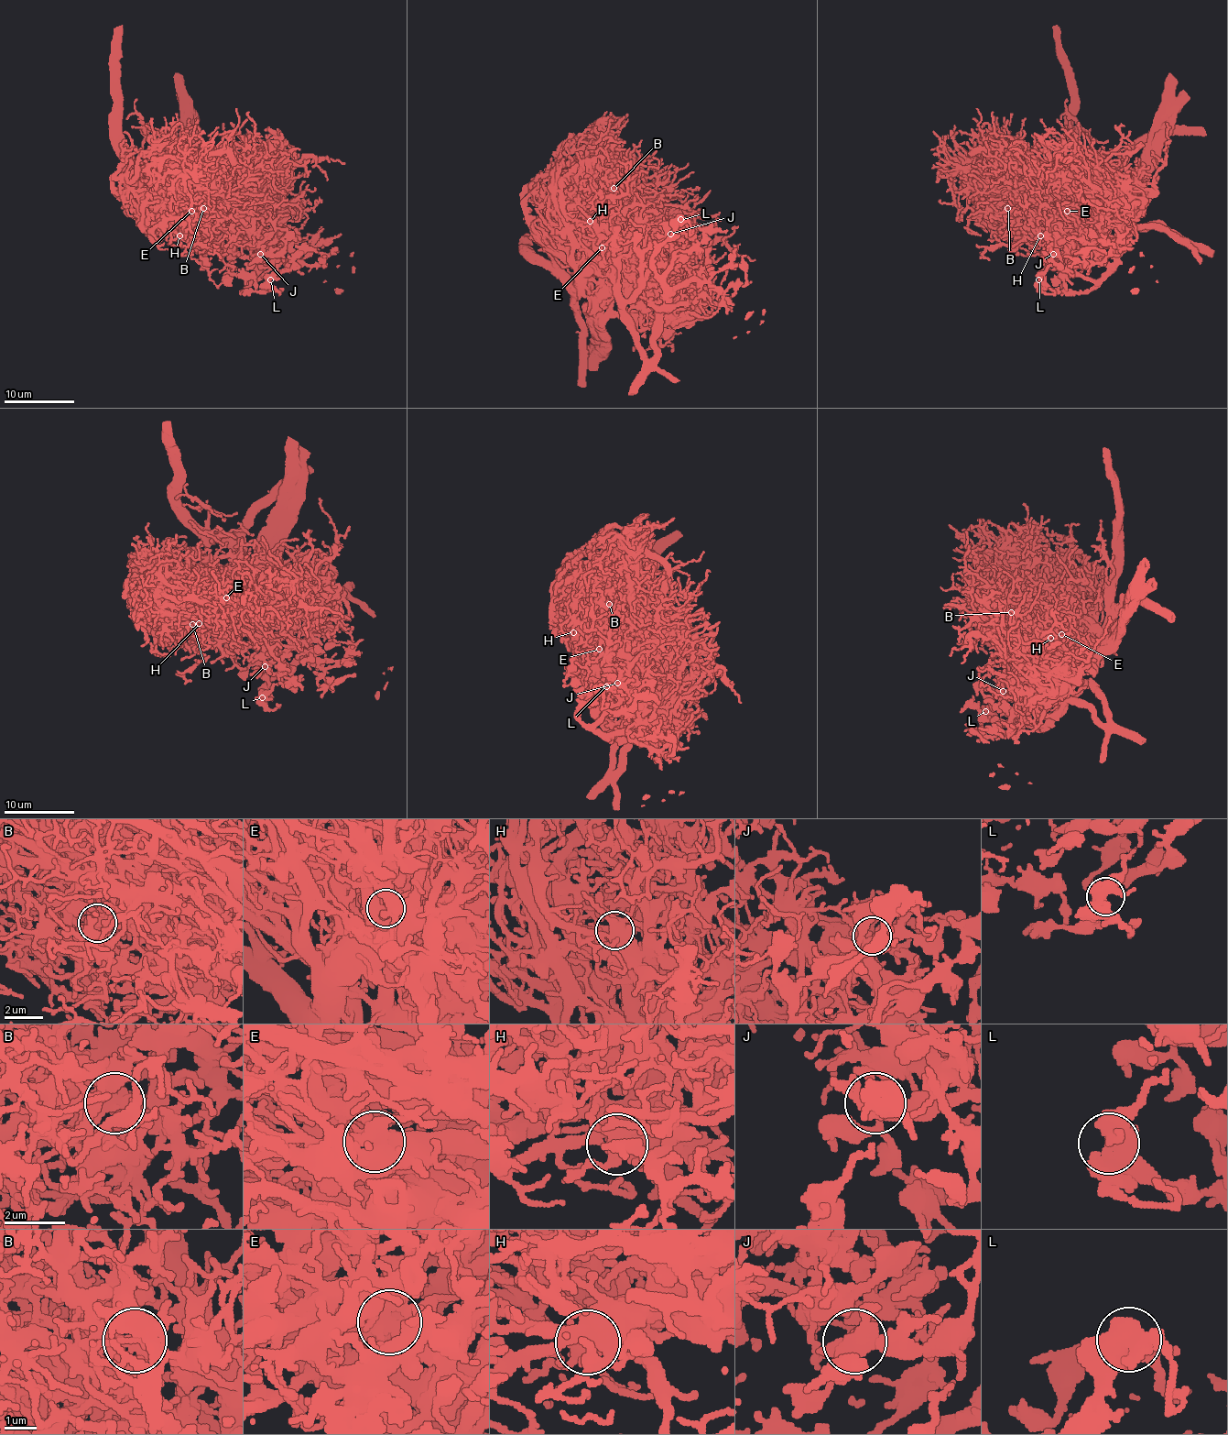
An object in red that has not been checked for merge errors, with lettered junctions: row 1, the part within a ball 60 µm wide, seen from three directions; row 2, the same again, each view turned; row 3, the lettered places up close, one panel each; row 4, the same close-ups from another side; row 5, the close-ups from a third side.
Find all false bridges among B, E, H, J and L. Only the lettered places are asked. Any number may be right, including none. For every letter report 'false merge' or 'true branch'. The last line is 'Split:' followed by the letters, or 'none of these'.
B: false merge
E: false merge
H: false merge
J: true branch
L: true branch
Split: B, E, H

